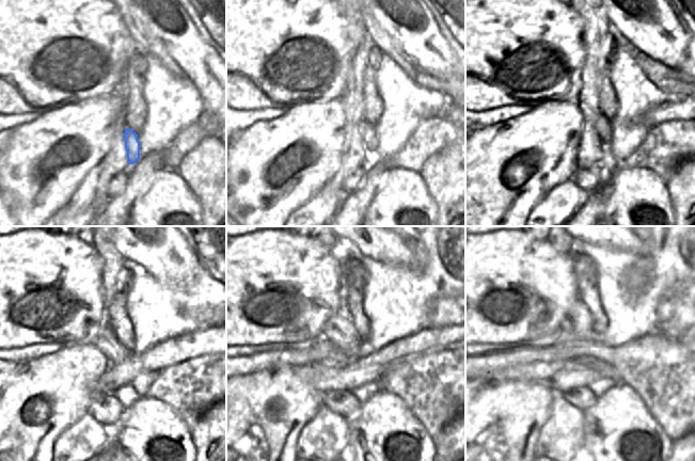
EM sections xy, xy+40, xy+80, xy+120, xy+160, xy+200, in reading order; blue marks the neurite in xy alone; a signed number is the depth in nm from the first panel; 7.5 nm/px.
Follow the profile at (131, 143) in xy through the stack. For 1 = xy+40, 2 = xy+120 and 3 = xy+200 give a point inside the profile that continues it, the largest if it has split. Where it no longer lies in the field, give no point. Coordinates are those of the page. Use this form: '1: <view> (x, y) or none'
1: xy+40 (367, 131)
2: xy+120 (107, 340)
3: xy+200 (578, 322)

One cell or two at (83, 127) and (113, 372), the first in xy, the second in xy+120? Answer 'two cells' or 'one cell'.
two cells

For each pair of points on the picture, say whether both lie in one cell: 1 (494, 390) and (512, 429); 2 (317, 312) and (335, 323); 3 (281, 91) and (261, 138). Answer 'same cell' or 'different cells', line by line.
1: same cell
2: different cells
3: different cells

